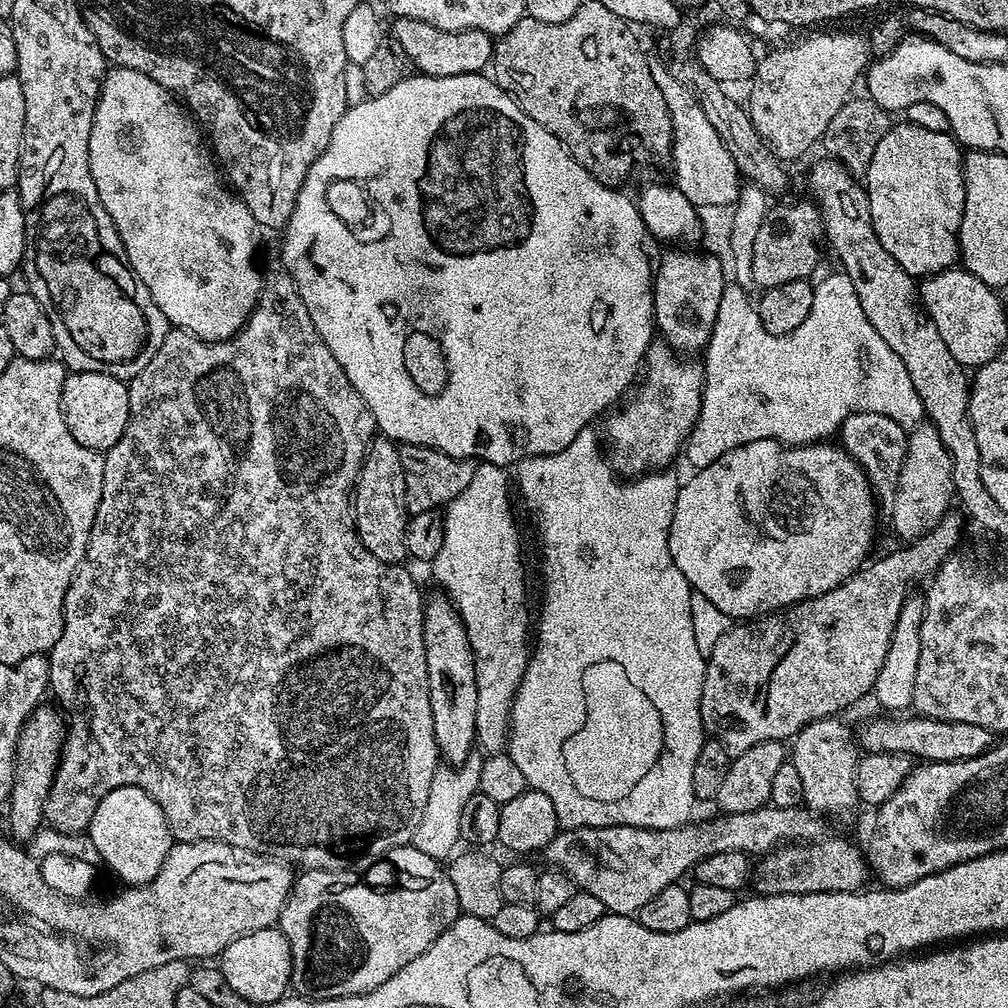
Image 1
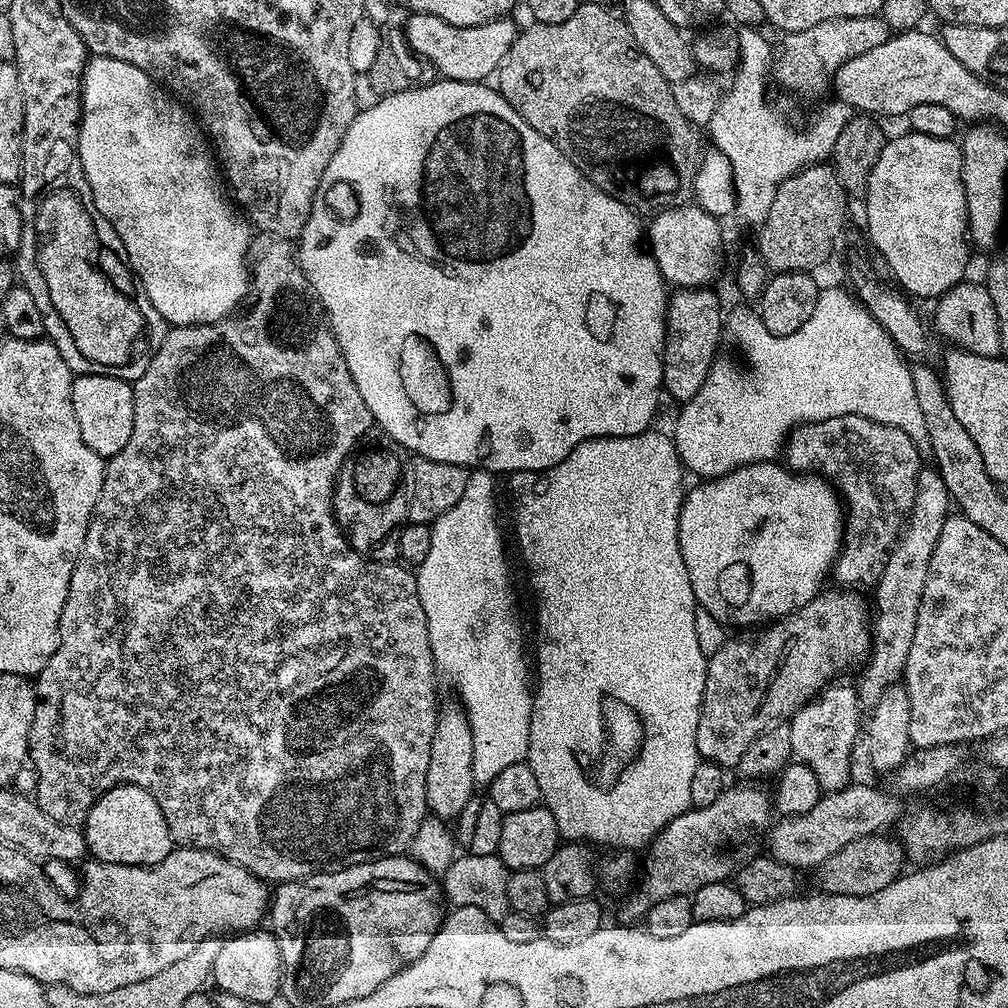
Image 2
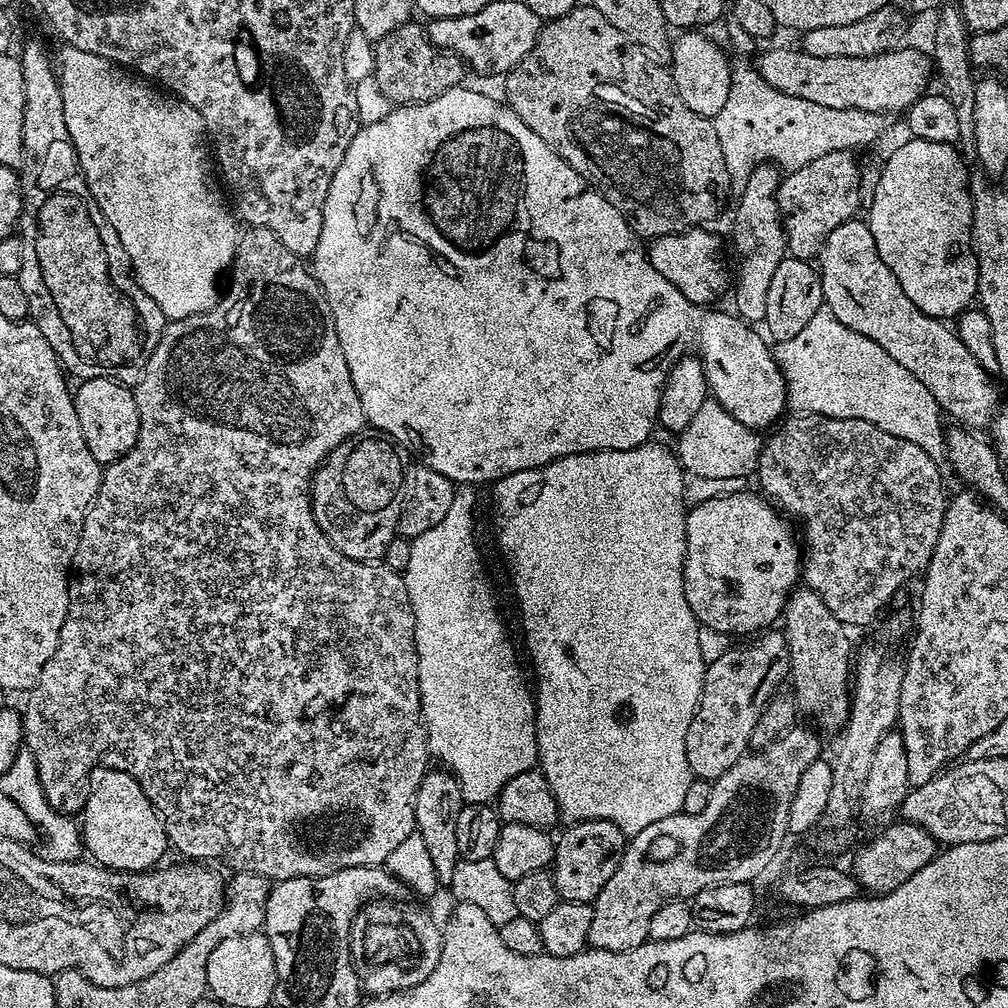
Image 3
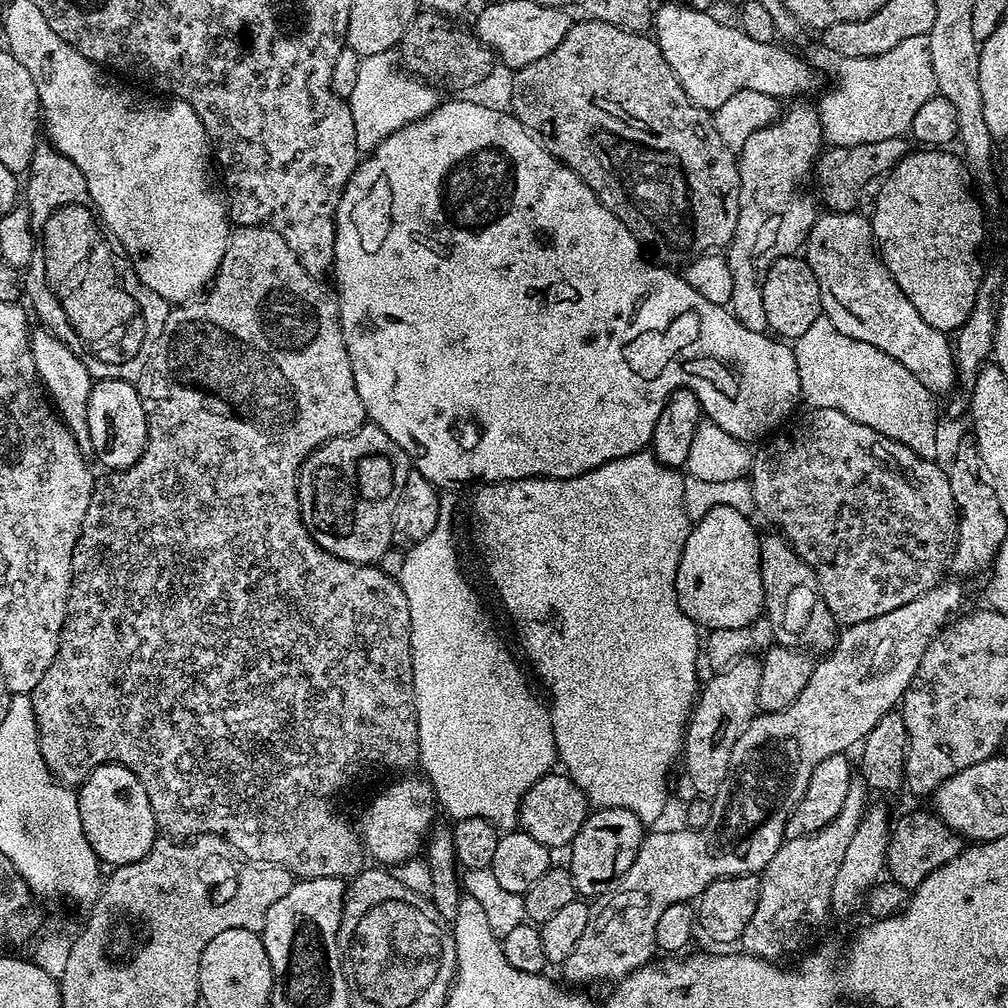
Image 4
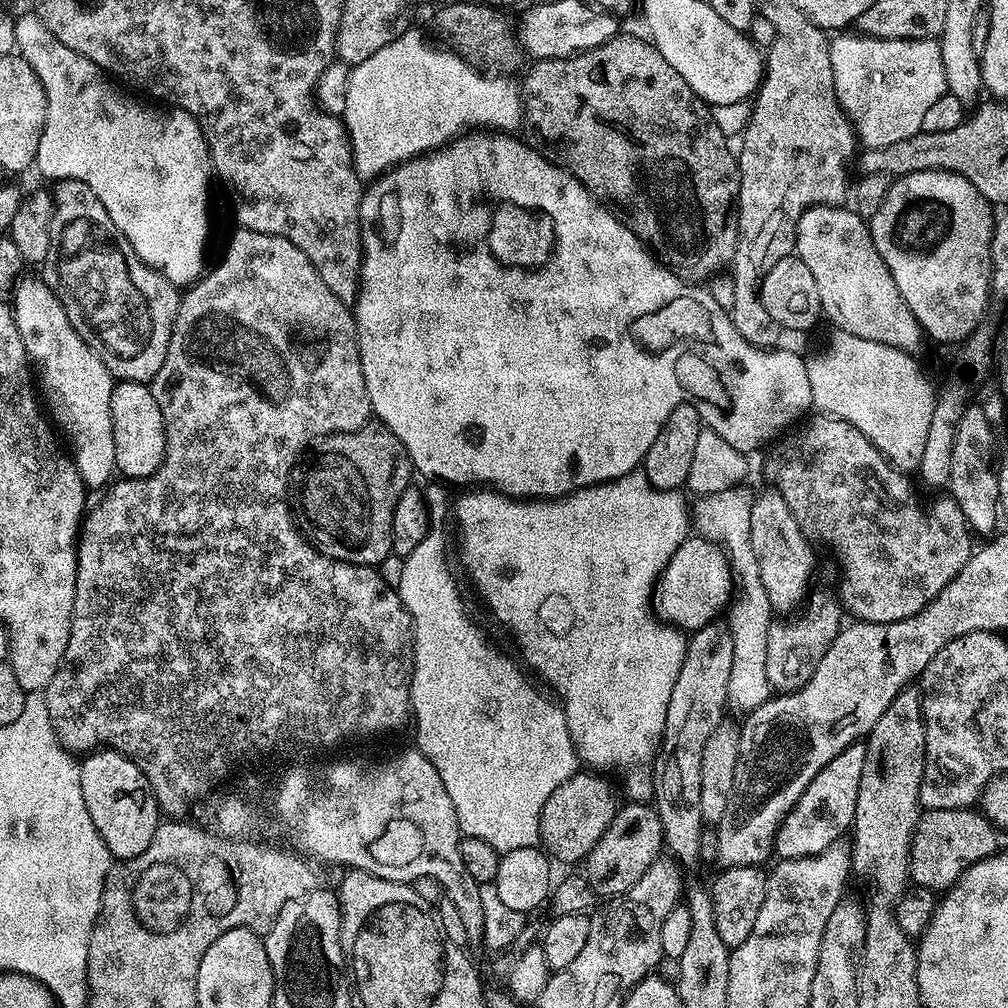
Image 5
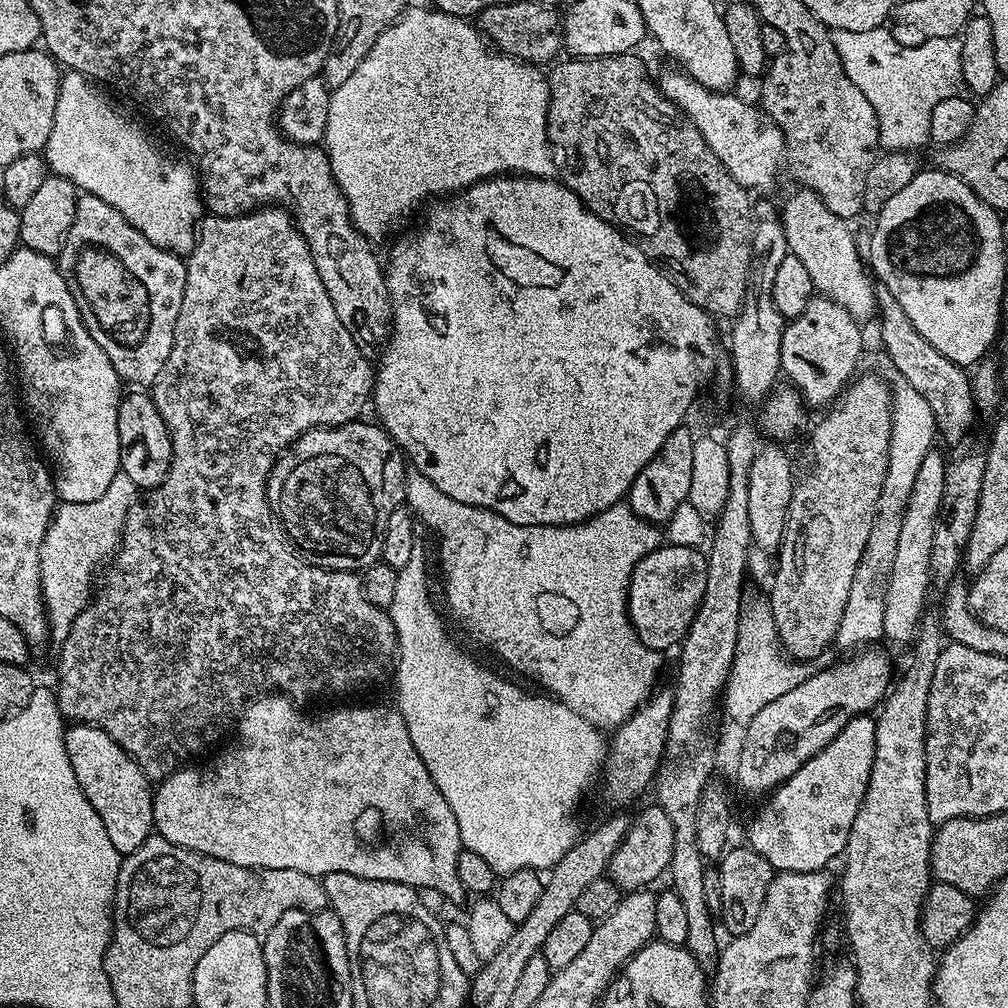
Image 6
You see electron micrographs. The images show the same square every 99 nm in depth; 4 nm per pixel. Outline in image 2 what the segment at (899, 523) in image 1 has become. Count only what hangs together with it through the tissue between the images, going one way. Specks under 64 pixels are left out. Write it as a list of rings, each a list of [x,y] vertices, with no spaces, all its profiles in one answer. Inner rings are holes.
[[[928,466],[918,478],[918,490],[914,498],[912,513],[908,516],[900,539],[892,548],[888,565],[882,570],[880,580],[874,585],[874,615],[871,617],[872,648],[864,661],[858,683],[861,705],[871,710],[886,694],[890,686],[901,683],[906,666],[906,654],[910,654],[910,642],[914,642],[914,626],[918,622],[918,606],[922,590],[926,586],[926,574],[930,566],[930,554],[938,546],[938,534],[942,534],[942,522],[950,514],[950,497],[946,482],[942,482],[935,467]]]

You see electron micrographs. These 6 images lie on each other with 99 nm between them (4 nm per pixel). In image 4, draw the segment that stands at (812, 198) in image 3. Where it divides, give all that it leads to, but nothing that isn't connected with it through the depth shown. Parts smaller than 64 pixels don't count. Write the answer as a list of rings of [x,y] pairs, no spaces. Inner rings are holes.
[[[895,136],[882,138],[882,142],[862,142],[862,146],[849,148],[829,147],[823,151],[814,169],[814,184],[816,180],[816,188],[820,191],[819,203],[823,207],[825,204],[828,212],[853,211],[857,207],[862,186],[866,186],[881,174],[887,174],[898,161],[908,155],[910,146],[907,143],[909,141],[904,136]]]

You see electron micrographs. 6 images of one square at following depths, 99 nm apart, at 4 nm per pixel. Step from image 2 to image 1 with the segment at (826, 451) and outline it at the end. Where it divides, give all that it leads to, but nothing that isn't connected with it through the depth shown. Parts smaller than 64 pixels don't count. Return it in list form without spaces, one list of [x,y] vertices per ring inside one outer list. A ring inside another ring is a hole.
[[[855,412],[840,423],[838,443],[848,451],[848,455],[853,456],[860,463],[860,469],[868,476],[877,501],[884,506],[894,503],[908,444],[905,425],[894,422],[894,418],[886,418],[886,414]]]

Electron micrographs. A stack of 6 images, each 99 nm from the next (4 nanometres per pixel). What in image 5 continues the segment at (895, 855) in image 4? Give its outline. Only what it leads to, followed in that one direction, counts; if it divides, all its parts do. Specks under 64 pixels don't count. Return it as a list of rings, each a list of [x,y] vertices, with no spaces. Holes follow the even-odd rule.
[[[951,808],[950,810],[927,809],[916,824],[910,846],[908,875],[917,888],[947,890],[974,862],[996,855],[1005,847],[1005,833],[995,828],[983,812],[972,808]]]

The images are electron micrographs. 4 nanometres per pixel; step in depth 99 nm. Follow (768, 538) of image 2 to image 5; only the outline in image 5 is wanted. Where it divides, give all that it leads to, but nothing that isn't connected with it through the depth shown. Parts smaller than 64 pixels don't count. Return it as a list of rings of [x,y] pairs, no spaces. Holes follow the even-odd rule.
[[[692,534],[678,546],[660,574],[652,593],[652,606],[663,623],[691,634],[702,626],[713,623],[719,617],[716,615],[729,607],[733,596],[732,566],[723,547],[699,534]]]

